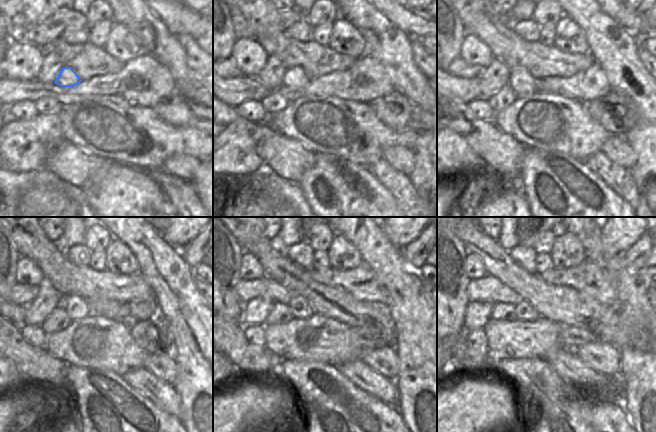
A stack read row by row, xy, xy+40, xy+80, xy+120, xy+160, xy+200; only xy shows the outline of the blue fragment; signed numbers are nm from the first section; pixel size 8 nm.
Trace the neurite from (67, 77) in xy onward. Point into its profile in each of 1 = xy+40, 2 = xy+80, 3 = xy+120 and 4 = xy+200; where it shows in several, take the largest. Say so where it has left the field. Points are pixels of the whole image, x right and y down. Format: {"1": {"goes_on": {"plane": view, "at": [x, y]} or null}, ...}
{"1": {"goes_on": {"plane": "xy+40", "at": [295, 79]}}, "2": {"goes_on": {"plane": "xy+80", "at": [520, 79]}}, "3": {"goes_on": {"plane": "xy+120", "at": [75, 306]}}, "4": {"goes_on": {"plane": "xy+200", "at": [524, 311]}}}

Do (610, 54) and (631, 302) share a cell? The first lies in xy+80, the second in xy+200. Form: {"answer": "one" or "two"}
{"answer": "one"}

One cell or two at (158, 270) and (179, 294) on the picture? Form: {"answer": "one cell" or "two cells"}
{"answer": "one cell"}

